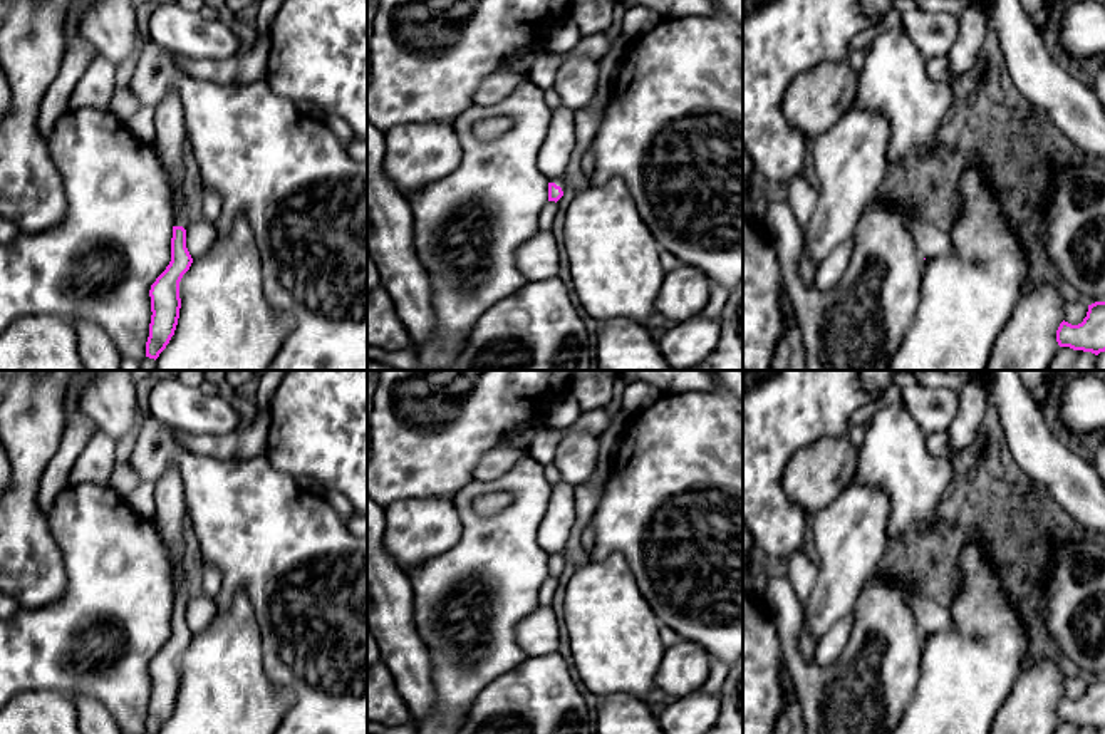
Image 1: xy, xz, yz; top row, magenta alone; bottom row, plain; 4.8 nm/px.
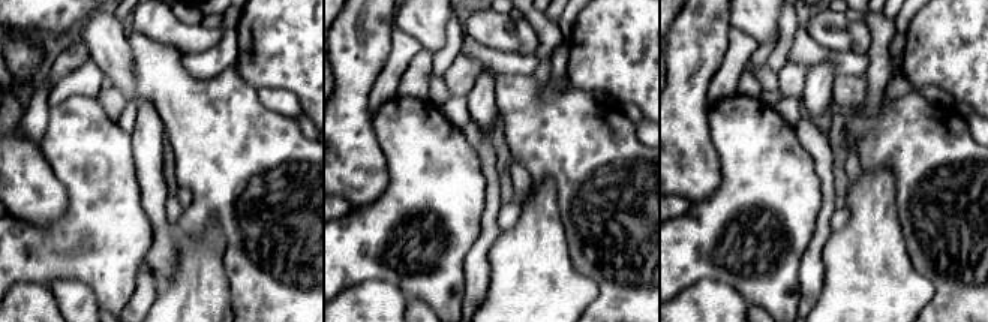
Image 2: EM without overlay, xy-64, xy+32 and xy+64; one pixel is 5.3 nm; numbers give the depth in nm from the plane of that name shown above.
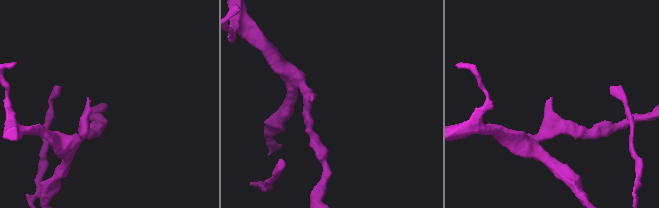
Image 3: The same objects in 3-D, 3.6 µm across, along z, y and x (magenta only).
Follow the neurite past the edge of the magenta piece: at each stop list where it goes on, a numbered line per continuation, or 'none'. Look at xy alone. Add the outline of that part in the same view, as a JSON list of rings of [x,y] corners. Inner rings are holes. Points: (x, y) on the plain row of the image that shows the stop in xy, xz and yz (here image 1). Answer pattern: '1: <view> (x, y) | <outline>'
1: xy (180, 594) | [[[186,575],[188,578],[188,575]],[[184,578],[184,585],[183,587],[176,587],[173,592],[173,602],[183,602],[184,605],[188,605],[189,602],[189,593],[188,593],[188,587],[186,587],[186,578]]]

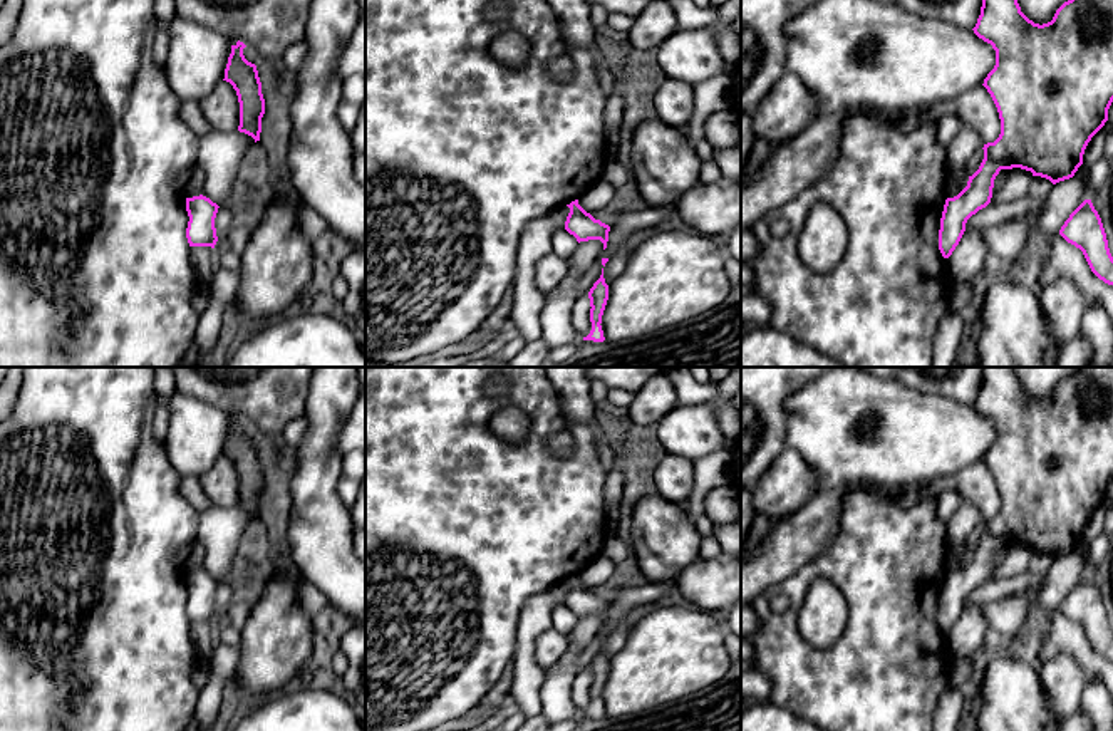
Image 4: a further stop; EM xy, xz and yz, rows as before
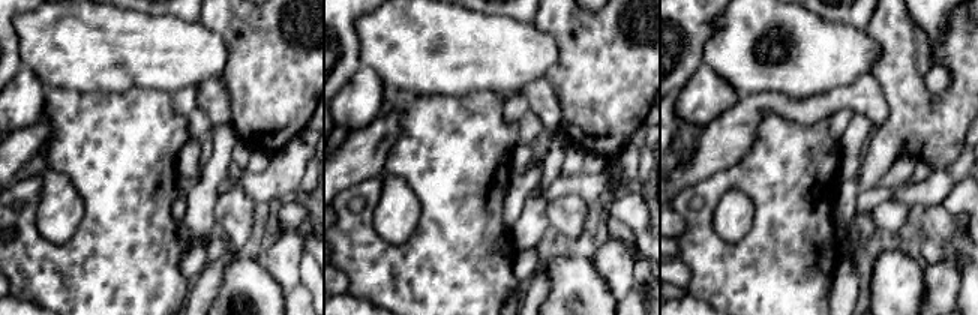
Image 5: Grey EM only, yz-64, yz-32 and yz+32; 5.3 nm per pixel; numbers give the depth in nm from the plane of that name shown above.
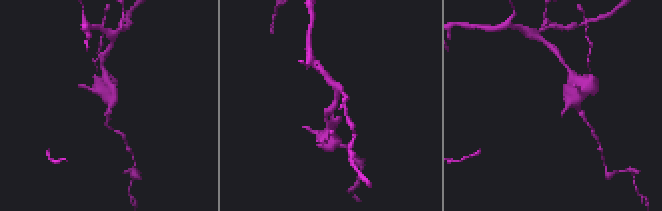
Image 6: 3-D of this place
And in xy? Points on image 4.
none

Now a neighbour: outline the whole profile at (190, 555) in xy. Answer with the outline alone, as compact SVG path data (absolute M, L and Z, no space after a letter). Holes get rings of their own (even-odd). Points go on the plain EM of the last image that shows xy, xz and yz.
M198 540L178 550L178 560L181 563L183 572L186 573L199 572L203 557L204 557L204 548Z

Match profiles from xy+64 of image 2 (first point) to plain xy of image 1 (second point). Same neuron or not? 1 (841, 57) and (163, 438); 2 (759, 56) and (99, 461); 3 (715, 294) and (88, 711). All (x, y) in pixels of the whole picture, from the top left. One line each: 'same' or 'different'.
1: different
2: same
3: different

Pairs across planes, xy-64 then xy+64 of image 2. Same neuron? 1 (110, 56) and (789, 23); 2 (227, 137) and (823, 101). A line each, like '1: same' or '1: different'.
1: different
2: different

